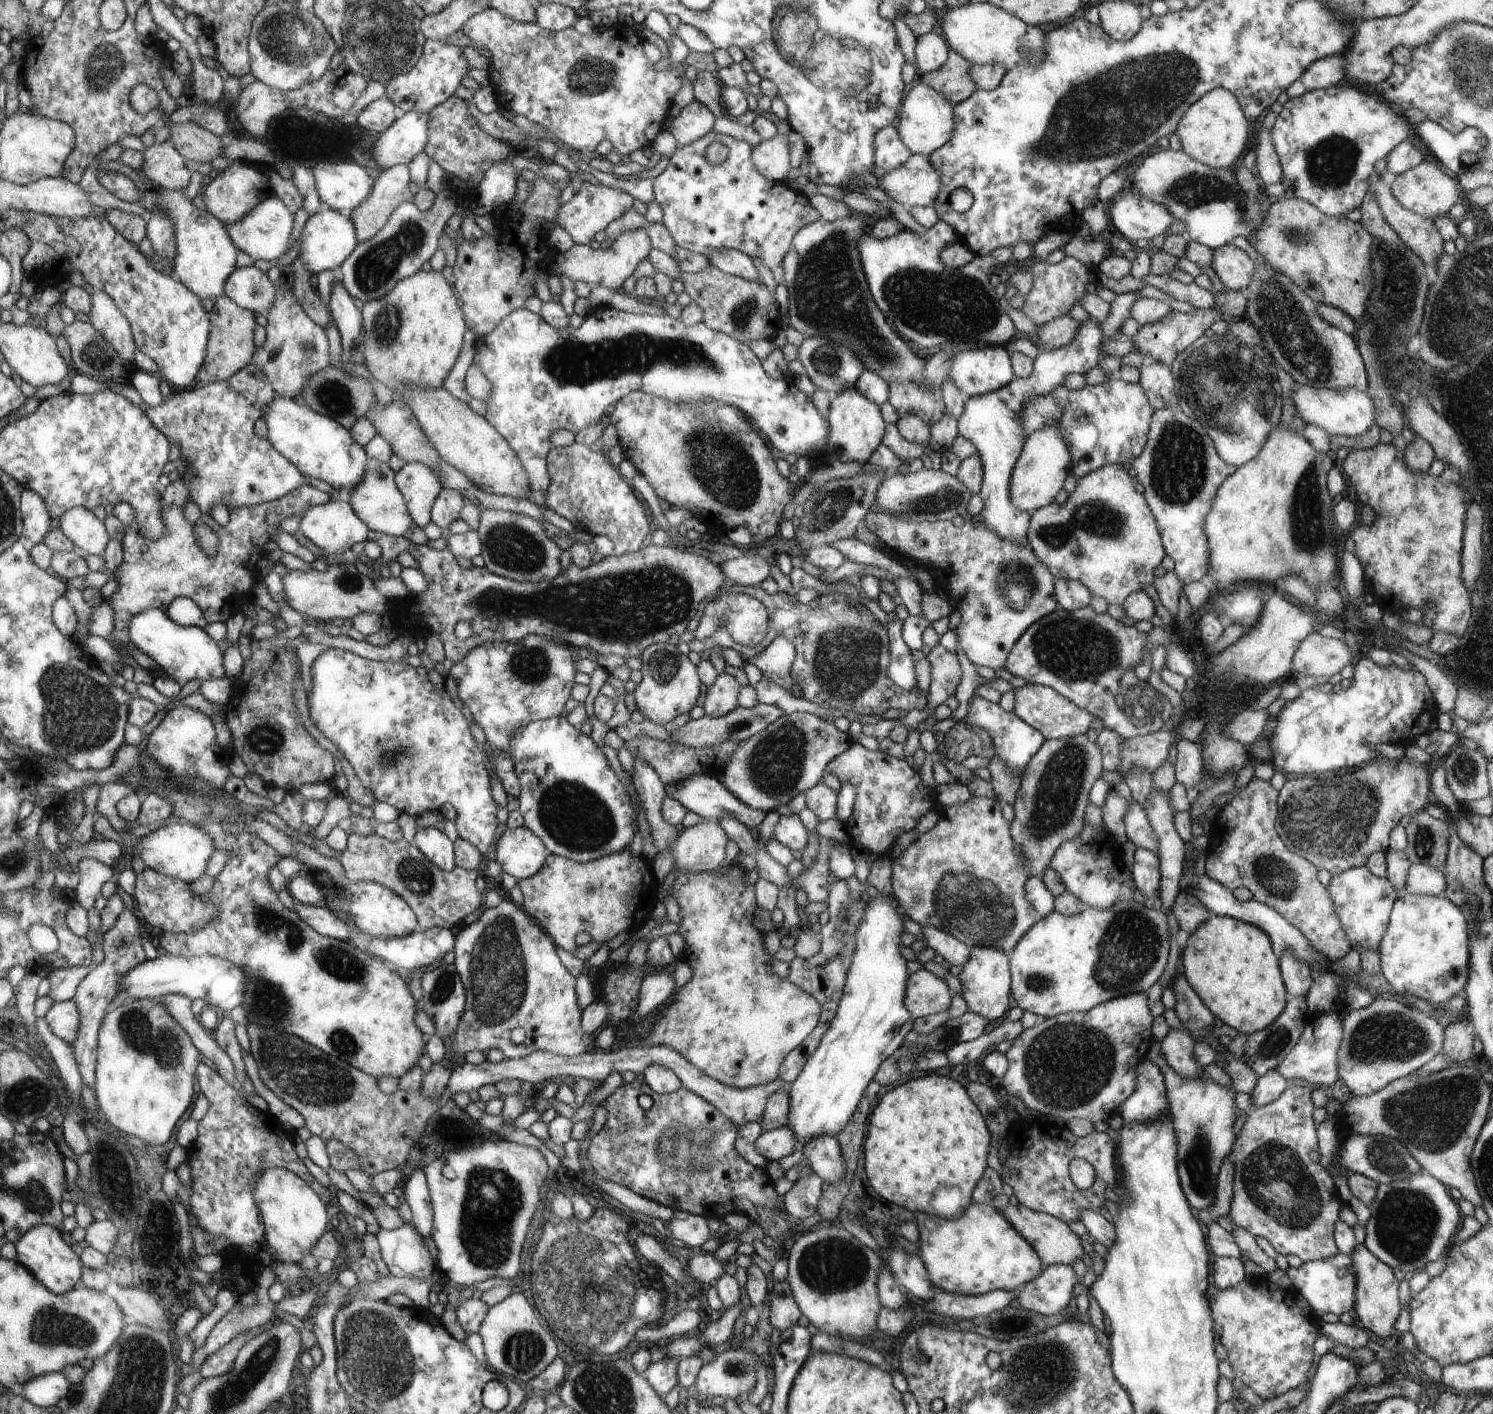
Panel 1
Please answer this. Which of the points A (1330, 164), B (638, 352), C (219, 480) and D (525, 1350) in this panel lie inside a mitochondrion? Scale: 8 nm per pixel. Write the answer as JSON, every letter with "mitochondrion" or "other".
{"A":"mitochondrion","B":"mitochondrion","C":"mitochondrion","D":"mitochondrion"}

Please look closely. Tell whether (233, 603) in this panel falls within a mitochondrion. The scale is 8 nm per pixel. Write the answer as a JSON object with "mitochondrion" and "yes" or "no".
{"mitochondrion":"no"}

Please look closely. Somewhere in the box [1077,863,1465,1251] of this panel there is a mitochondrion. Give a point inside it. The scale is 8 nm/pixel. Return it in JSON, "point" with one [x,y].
{"point":[1276,1180]}

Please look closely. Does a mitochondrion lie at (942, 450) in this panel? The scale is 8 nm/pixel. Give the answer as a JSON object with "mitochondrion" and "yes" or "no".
{"mitochondrion":"no"}

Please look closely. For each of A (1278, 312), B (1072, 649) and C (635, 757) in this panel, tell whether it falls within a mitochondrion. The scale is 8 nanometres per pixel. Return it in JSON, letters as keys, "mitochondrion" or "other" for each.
{"A":"mitochondrion","B":"mitochondrion","C":"other"}

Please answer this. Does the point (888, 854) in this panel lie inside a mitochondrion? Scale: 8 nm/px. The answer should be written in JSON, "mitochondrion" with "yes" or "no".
{"mitochondrion":"no"}

